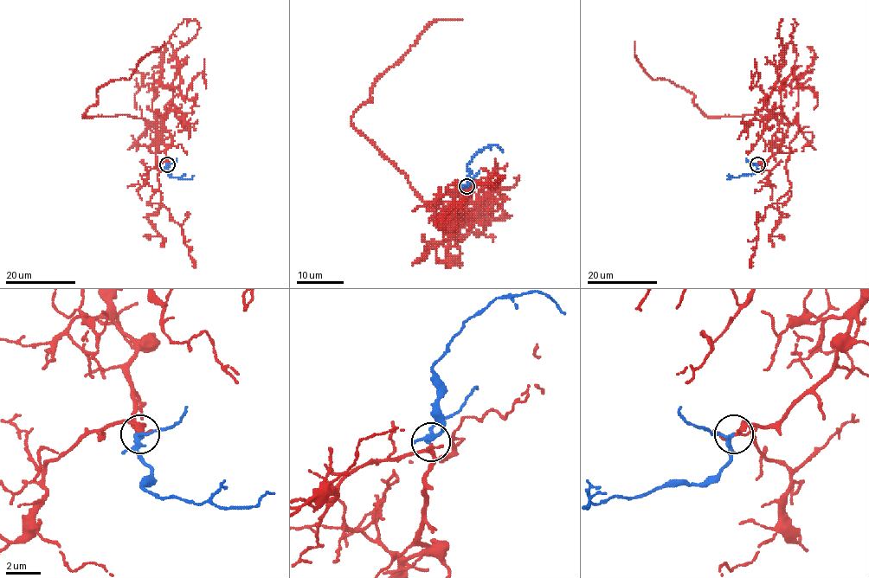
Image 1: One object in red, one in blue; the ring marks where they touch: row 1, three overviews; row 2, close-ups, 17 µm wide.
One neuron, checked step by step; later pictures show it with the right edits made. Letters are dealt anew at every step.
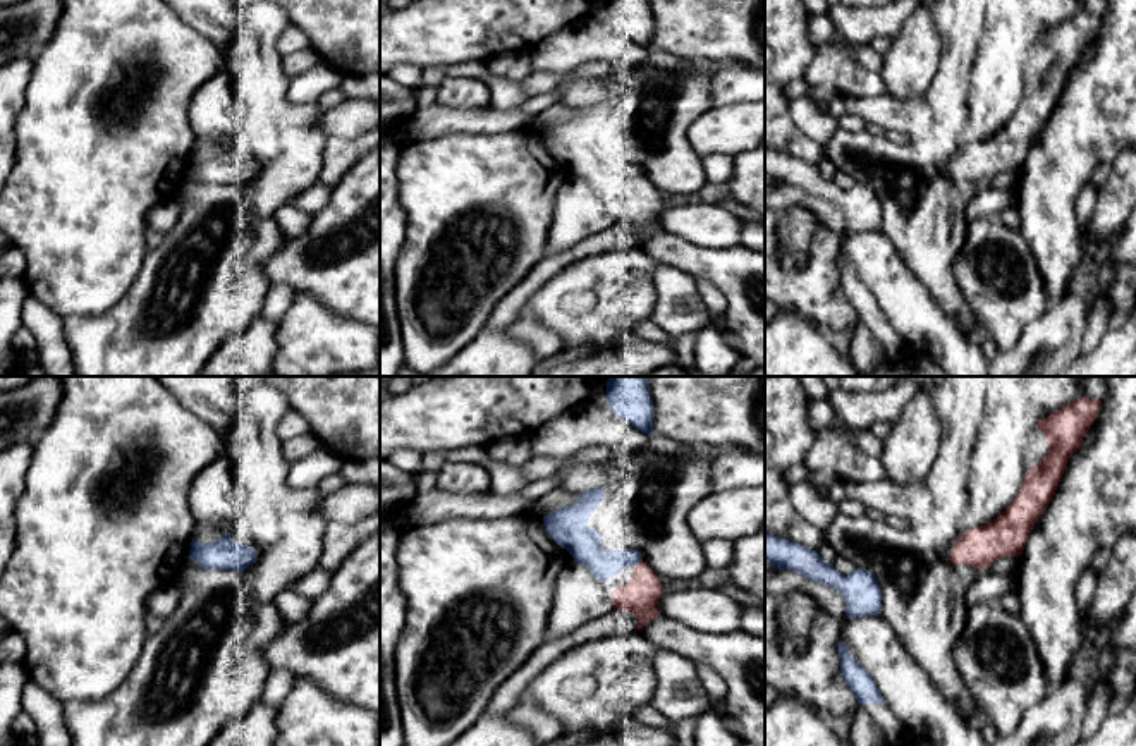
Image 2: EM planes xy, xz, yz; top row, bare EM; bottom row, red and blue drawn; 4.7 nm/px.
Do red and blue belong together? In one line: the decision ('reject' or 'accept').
accept

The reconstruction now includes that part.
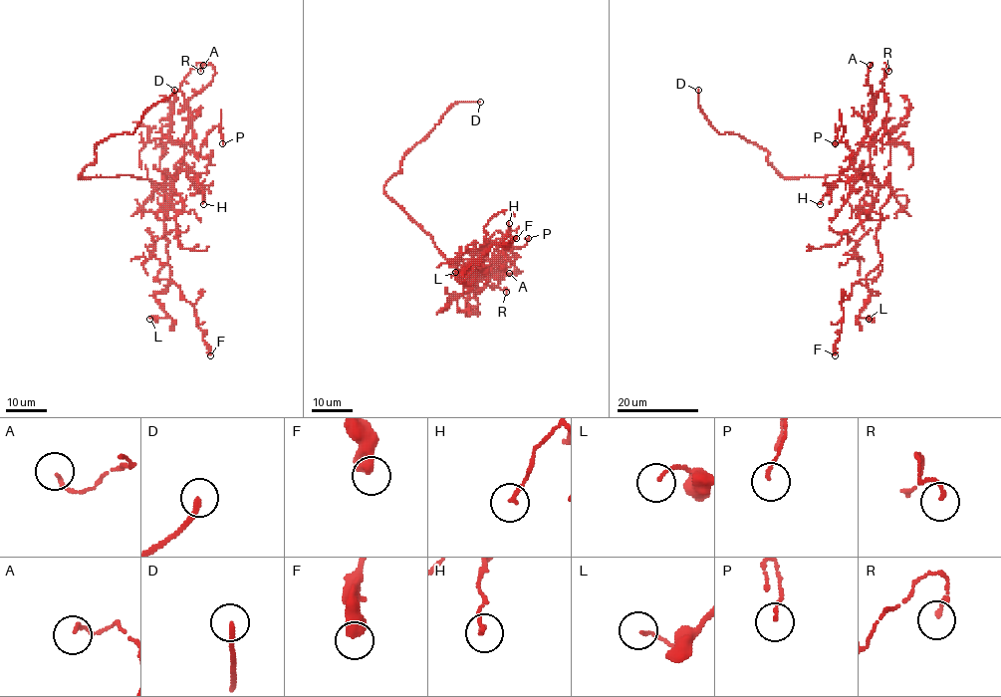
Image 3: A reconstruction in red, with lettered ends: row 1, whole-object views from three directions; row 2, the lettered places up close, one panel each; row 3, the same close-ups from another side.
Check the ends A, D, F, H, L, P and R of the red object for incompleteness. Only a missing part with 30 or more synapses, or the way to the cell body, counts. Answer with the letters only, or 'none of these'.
D

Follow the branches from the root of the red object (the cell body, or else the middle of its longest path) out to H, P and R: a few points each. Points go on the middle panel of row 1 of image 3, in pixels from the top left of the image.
H: (450, 263), (471, 282), (483, 276), (499, 253), (499, 246), (509, 231), (509, 223)
P: (450, 263), (474, 282), (490, 273), (511, 245), (520, 248), (528, 238)
R: (450, 263), (471, 282), (490, 274), (474, 286), (479, 292), (487, 285), (507, 288), (506, 292)

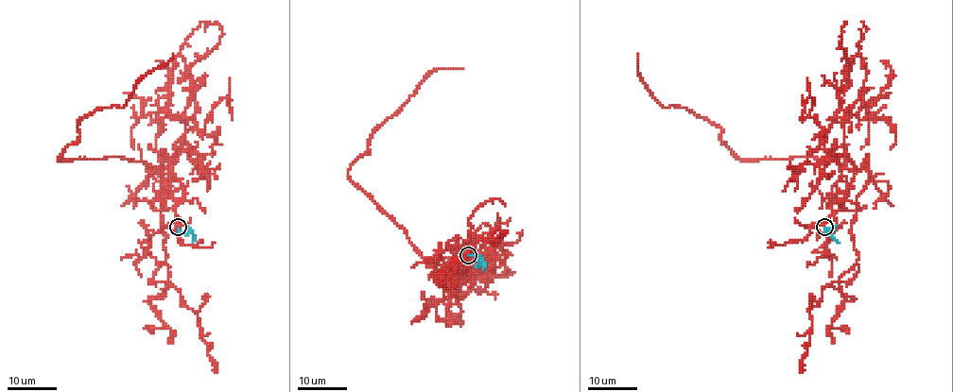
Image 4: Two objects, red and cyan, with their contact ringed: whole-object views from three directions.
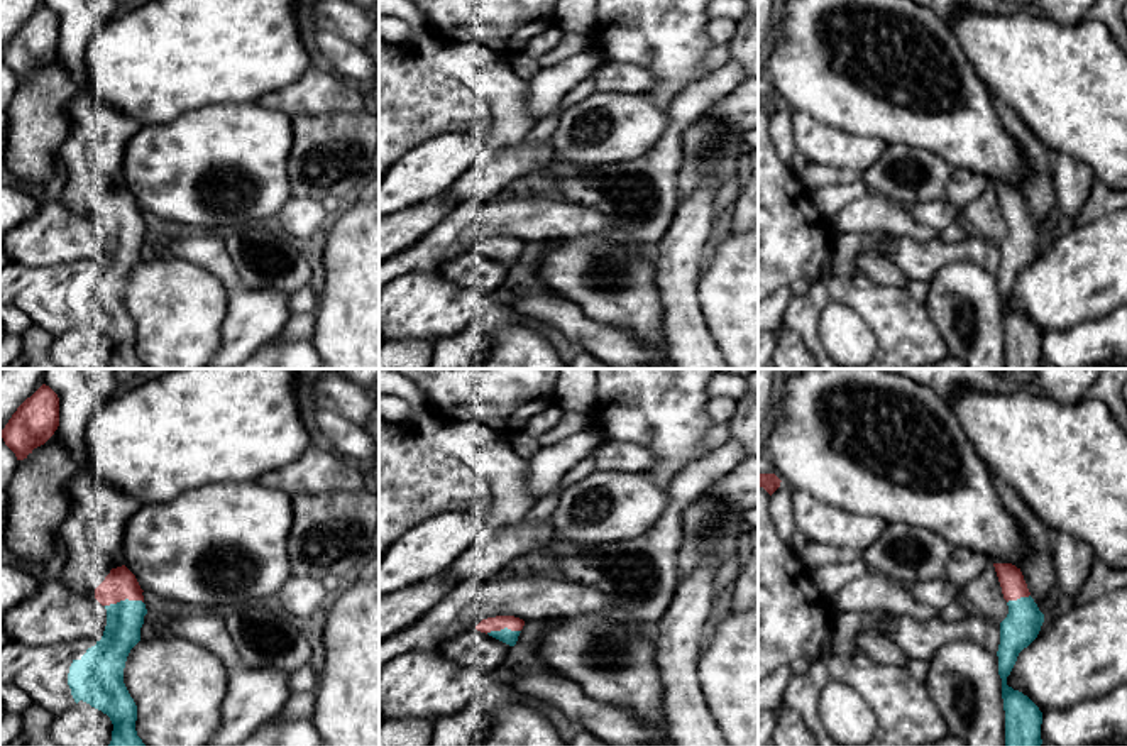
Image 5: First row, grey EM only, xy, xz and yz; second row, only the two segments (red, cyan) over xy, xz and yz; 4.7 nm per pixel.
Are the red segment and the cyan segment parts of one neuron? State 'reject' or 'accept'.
accept

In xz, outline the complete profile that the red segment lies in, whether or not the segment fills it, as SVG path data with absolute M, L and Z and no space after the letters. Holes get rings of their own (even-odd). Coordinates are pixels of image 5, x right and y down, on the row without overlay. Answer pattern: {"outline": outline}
{"outline": "M496 237L482 240L476 250L486 254L509 267L514 267L525 242L514 237Z"}

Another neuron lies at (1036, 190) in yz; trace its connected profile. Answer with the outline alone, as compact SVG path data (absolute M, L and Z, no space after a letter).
M992 91L990 95L1003 129L1017 140L1027 159L1031 174L1024 179L1020 193L1031 218L1044 235L1044 240L1047 240L1056 232L1056 228L1047 225L1047 220L1058 215L1054 208L1054 191L1051 188L1051 169L1044 145L1032 135L1020 117L1003 100Z

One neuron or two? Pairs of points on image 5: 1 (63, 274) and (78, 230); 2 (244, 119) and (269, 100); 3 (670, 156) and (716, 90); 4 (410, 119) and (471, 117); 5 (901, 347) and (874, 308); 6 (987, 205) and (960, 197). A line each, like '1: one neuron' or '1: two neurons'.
1: two neurons
2: two neurons
3: one neuron
4: one neuron
5: one neuron
6: two neurons

